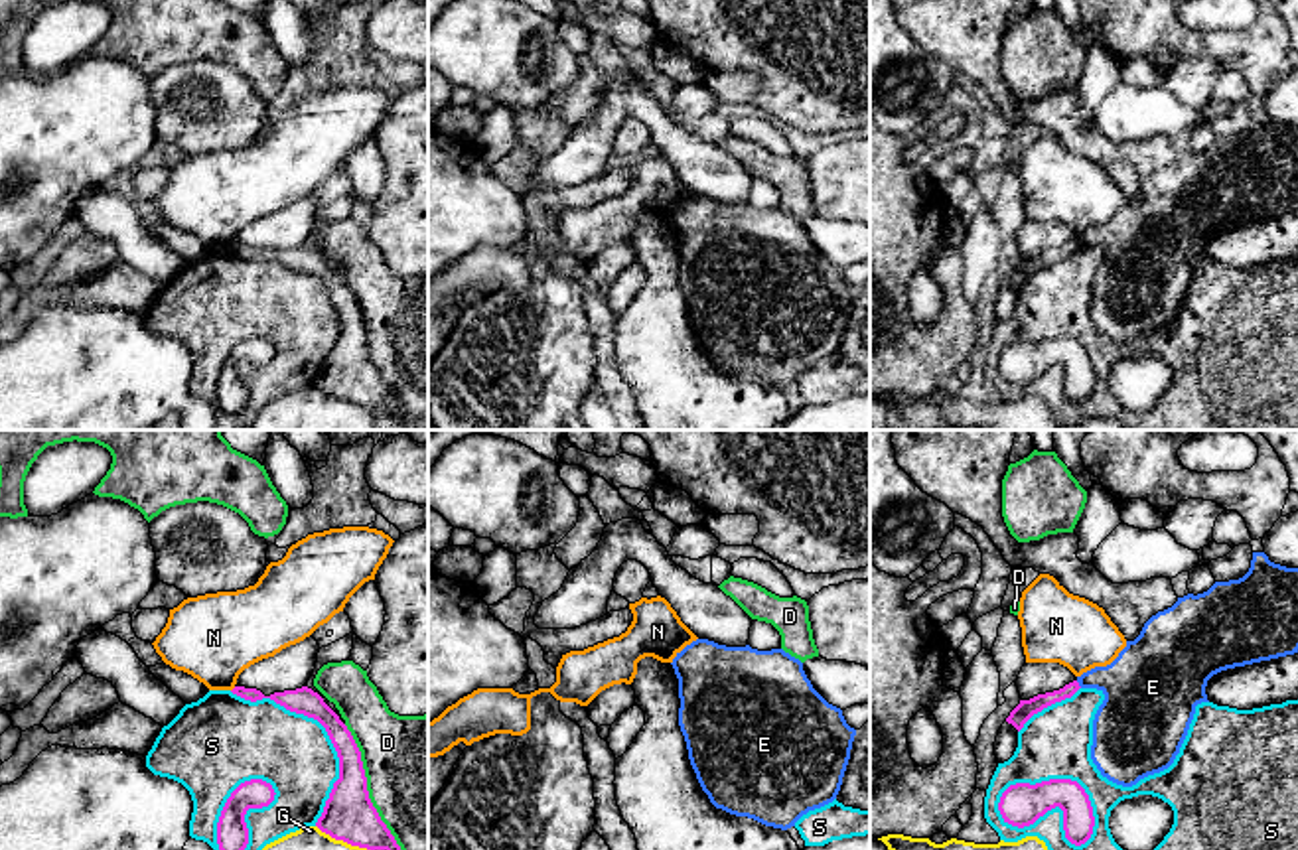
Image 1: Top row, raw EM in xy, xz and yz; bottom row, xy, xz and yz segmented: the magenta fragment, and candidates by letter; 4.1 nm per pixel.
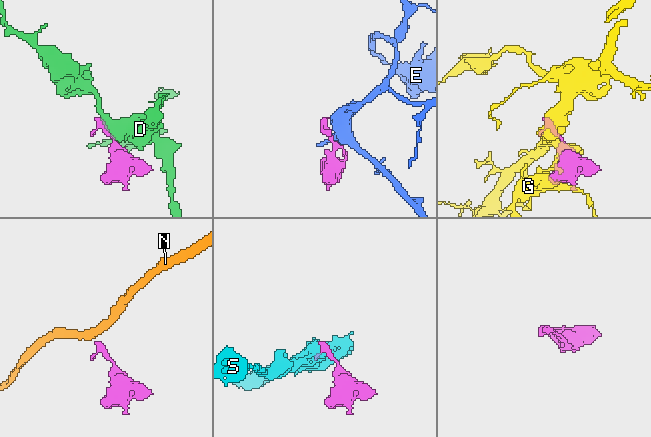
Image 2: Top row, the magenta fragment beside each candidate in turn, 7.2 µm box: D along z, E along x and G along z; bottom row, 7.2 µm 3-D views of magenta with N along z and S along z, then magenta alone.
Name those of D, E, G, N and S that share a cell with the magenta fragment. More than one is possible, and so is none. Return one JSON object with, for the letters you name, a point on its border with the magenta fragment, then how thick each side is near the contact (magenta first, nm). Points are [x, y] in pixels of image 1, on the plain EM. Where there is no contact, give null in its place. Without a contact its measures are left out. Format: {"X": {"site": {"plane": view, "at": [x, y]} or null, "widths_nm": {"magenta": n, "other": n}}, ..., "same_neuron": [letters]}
{"same_neuron": []}

